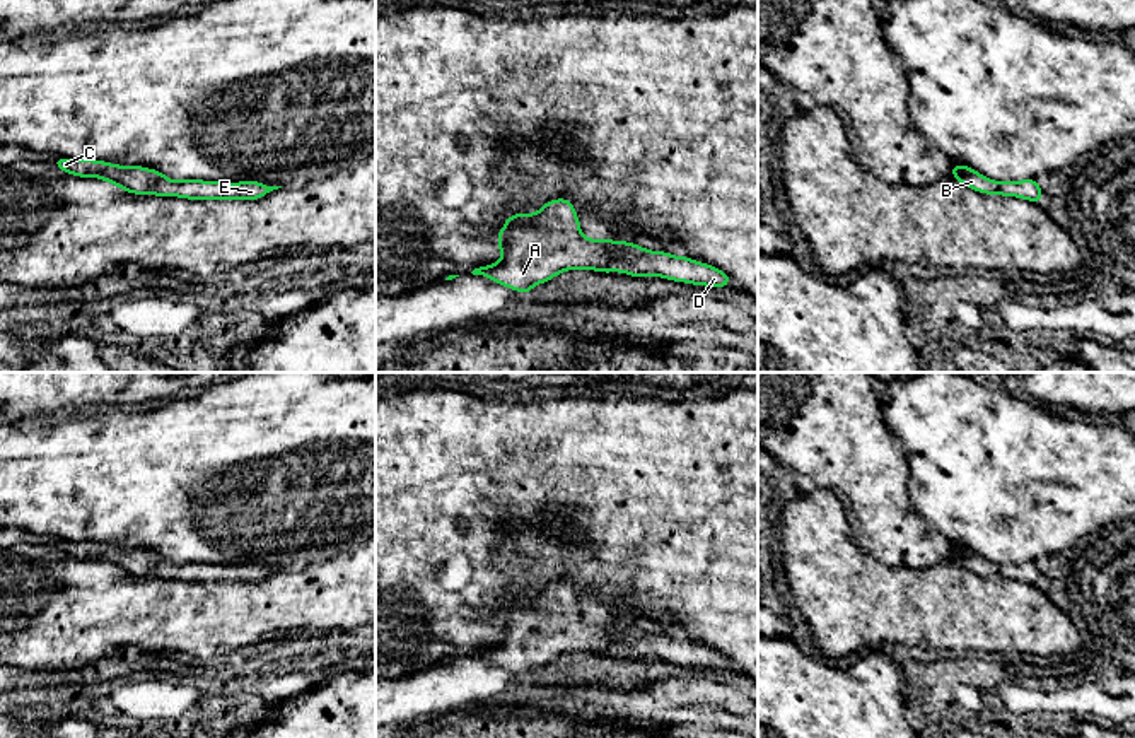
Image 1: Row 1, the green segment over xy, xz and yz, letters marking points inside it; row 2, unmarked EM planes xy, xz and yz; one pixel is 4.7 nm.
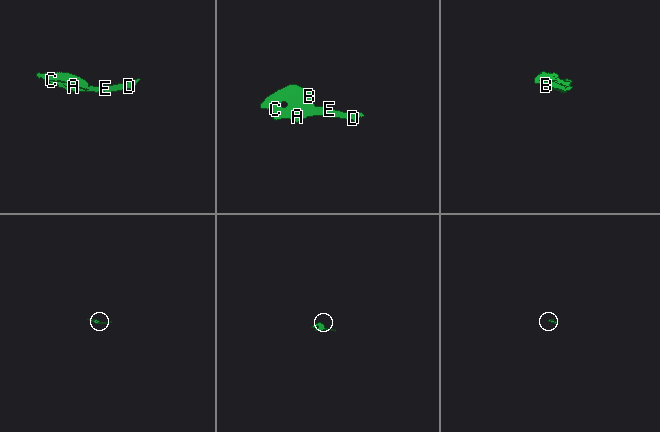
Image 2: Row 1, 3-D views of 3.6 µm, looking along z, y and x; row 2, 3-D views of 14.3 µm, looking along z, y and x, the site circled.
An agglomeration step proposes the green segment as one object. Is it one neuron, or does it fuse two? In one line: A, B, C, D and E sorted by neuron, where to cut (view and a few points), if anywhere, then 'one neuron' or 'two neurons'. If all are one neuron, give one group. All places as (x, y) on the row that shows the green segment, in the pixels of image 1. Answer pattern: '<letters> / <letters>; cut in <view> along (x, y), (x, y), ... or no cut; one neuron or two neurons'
A B C D E; no cut; one neuron

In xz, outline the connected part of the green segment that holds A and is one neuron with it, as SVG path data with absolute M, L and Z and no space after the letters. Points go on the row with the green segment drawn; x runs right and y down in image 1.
M567 198L550 200L534 214L509 215L497 241L503 258L471 273L524 296L565 270L621 272L705 287L732 285L725 272L688 256L650 251L628 241L587 239Z

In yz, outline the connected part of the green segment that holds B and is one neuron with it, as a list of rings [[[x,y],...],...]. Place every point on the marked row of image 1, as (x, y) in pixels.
[[[952,164],[951,178],[983,195],[1017,196],[1033,203],[1045,196],[1036,178],[993,181],[964,164]]]

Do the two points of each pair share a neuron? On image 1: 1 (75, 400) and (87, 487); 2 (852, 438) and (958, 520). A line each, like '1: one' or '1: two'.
1: two
2: two

